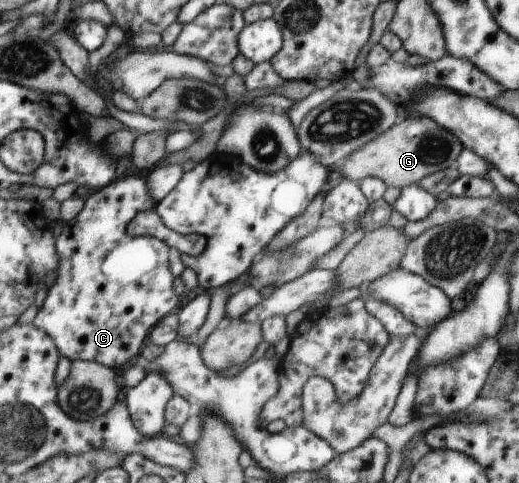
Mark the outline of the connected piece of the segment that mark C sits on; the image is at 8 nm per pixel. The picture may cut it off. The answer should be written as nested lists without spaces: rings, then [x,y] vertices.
[[[131,174],[93,191],[83,210],[75,218],[63,222],[63,231],[55,244],[59,256],[57,278],[48,289],[33,322],[50,335],[60,356],[71,361],[100,362],[114,369],[121,367],[140,354],[155,324],[176,310],[179,299],[173,289],[174,276],[169,266],[170,246],[154,236],[131,236],[126,233],[127,225],[139,212],[154,210],[157,205],[147,192],[147,179]]]

